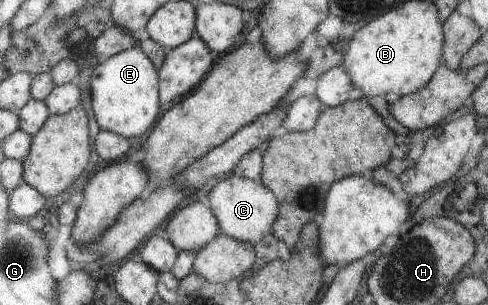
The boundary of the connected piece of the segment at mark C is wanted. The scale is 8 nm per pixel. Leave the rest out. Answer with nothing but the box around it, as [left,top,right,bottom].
[206,148,278,245]

